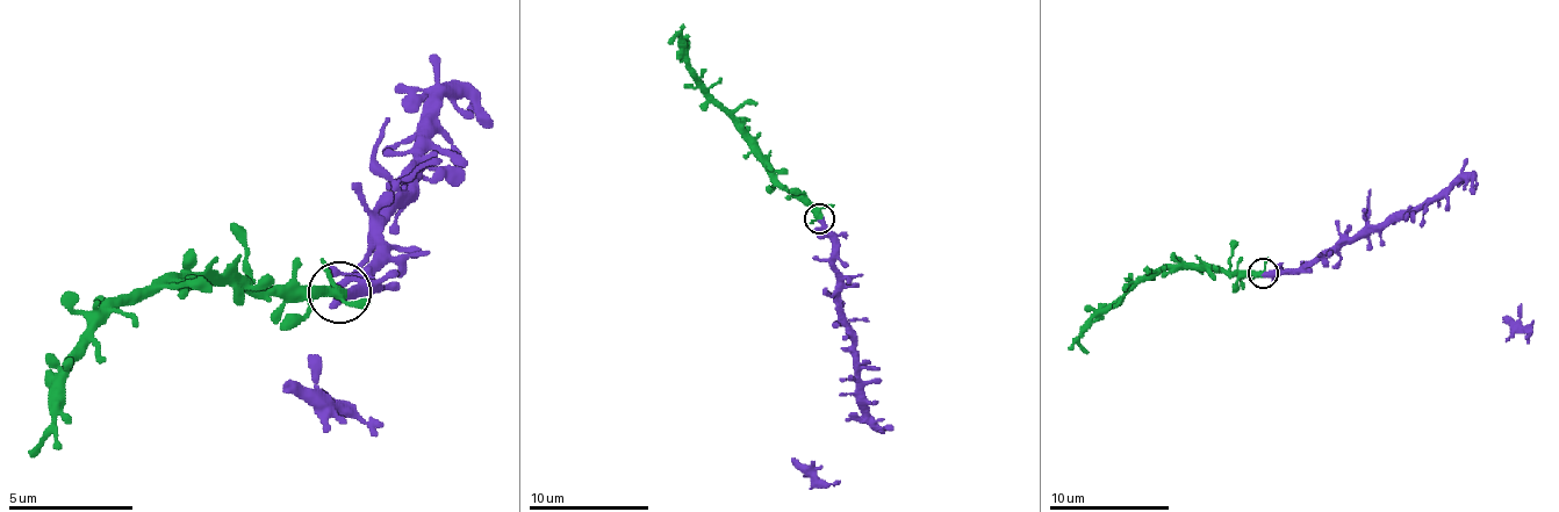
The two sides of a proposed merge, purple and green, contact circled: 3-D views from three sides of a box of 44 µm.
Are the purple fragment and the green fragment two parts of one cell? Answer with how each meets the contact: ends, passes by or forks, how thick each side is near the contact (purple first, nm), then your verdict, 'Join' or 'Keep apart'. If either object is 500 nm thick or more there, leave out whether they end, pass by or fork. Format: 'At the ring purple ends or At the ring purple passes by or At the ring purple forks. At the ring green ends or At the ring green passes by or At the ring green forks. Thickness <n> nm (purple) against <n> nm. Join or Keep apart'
At the ring purple passes by. At the ring green forks. Thickness 280 nm (purple) against 280 nm. Join

